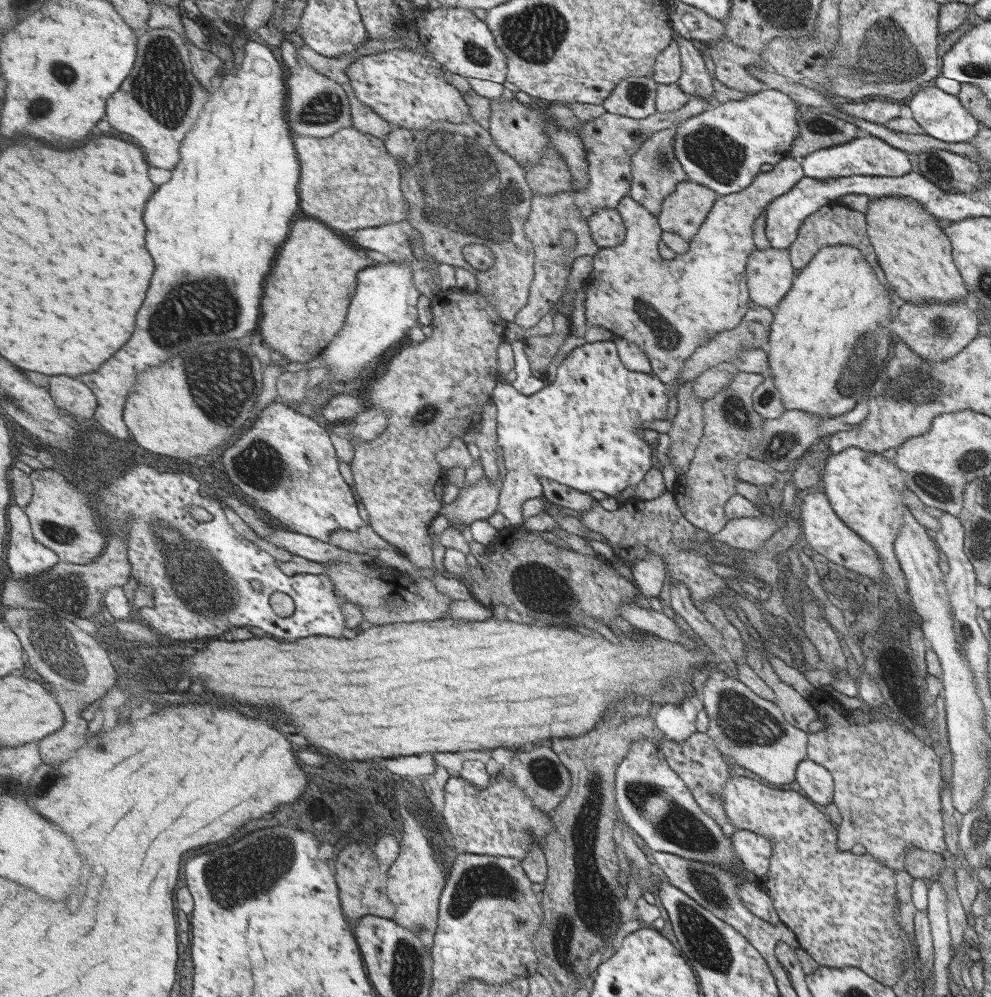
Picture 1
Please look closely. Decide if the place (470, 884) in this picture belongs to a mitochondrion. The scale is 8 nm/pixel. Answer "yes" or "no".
yes

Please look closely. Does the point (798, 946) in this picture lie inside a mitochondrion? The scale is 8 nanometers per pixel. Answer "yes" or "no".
no

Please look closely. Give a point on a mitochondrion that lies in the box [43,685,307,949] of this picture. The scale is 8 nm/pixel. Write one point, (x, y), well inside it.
(233, 878)

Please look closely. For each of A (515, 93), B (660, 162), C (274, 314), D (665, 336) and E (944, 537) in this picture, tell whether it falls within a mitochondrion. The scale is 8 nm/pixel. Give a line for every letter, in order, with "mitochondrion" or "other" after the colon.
A: other
B: mitochondrion
C: other
D: mitochondrion
E: other

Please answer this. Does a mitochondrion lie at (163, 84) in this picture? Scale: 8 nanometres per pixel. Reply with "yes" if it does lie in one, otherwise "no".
yes

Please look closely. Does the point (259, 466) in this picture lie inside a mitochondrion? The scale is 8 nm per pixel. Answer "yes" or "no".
yes

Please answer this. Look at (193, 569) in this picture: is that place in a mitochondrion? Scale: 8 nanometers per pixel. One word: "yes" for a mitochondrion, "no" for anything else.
yes

